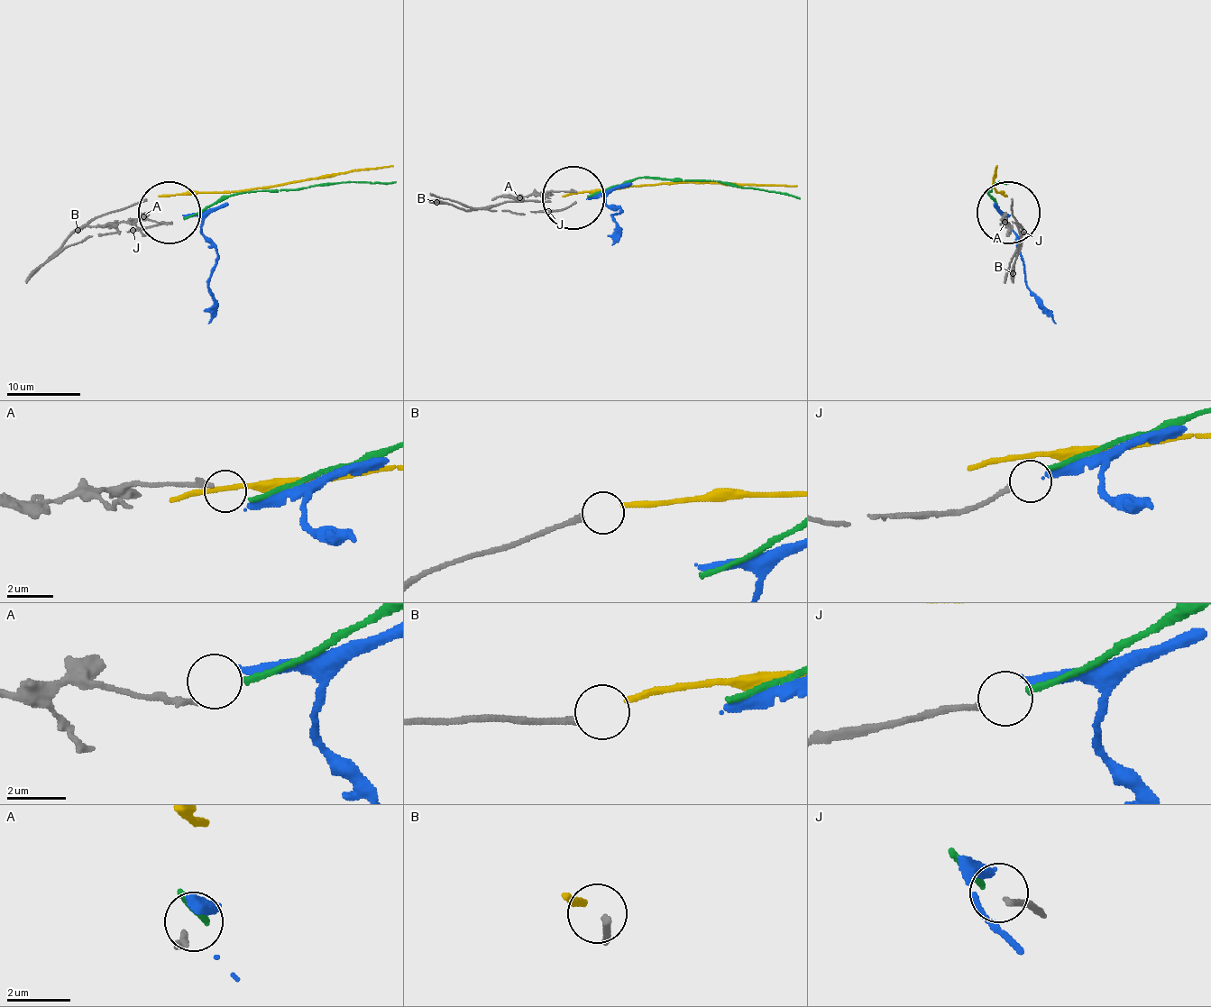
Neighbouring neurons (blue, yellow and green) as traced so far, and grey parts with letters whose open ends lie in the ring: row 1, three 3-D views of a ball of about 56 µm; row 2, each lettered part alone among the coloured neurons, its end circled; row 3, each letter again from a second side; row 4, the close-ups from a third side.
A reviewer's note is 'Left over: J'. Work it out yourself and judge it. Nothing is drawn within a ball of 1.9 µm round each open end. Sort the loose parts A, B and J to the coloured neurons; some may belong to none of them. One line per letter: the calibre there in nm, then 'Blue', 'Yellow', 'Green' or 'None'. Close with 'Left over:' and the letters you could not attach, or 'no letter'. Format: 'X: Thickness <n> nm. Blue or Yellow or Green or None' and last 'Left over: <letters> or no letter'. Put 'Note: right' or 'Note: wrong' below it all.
A: Thickness 240 nm. None
B: Thickness 240 nm. Yellow
J: Thickness 180 nm. Green
Left over: A
Note: wrong

